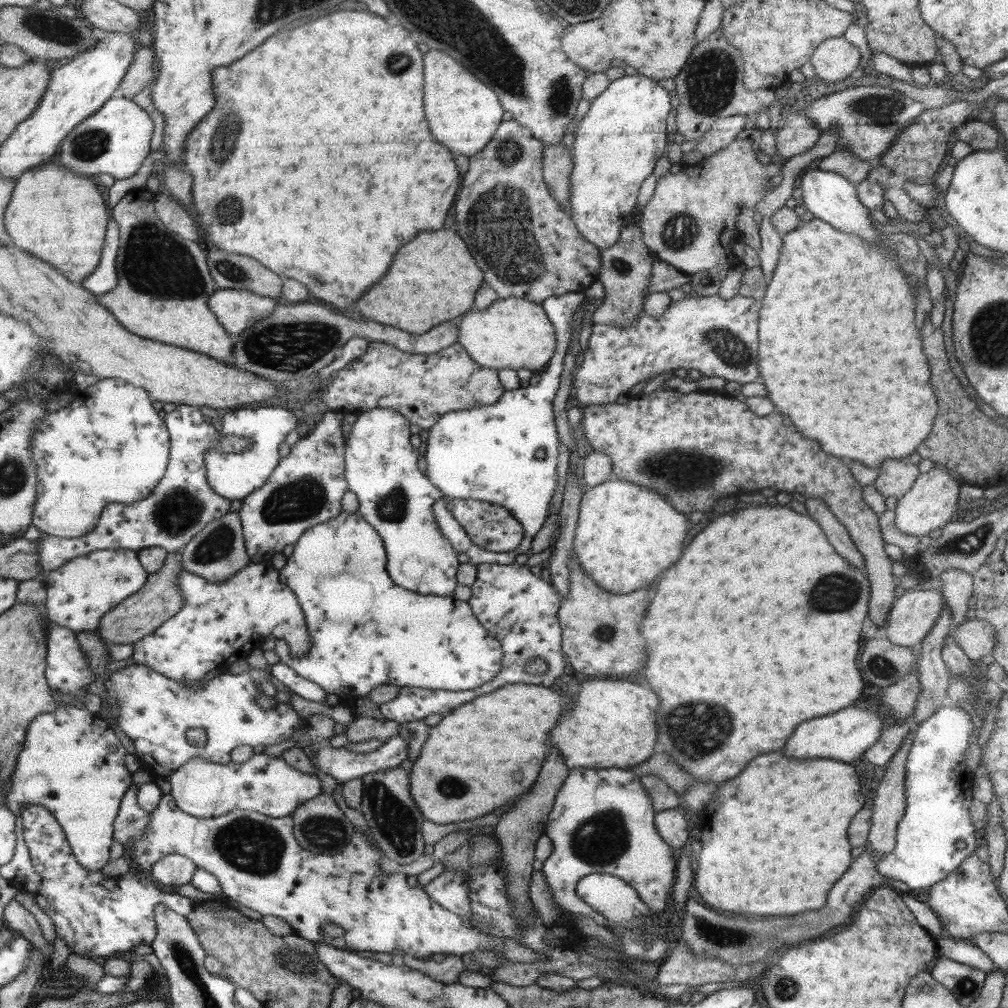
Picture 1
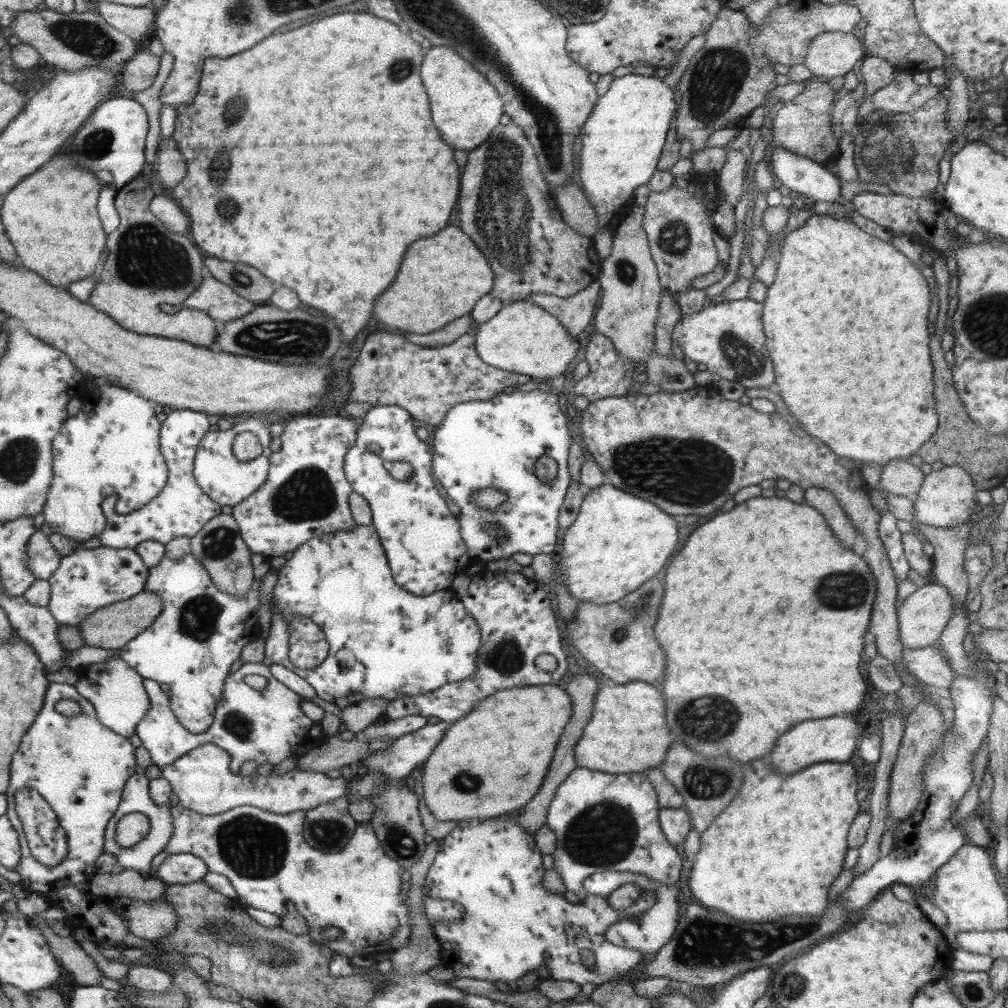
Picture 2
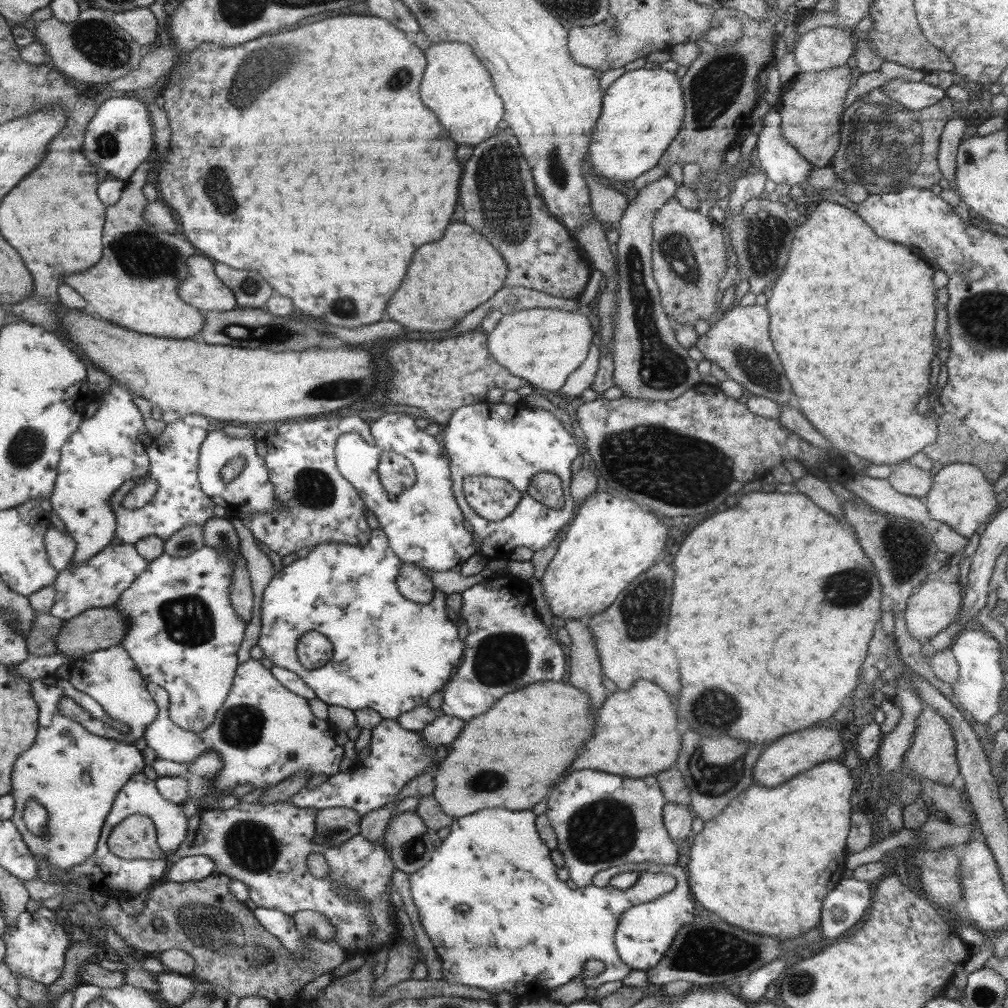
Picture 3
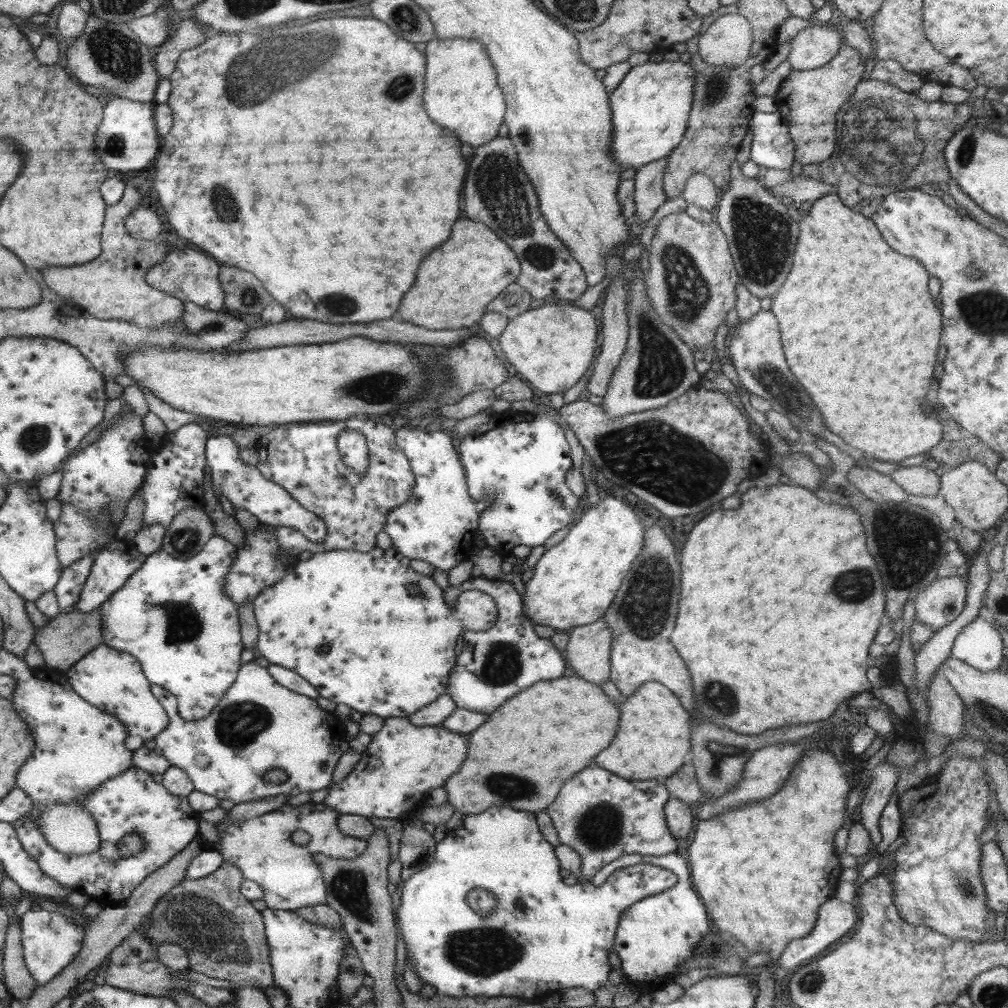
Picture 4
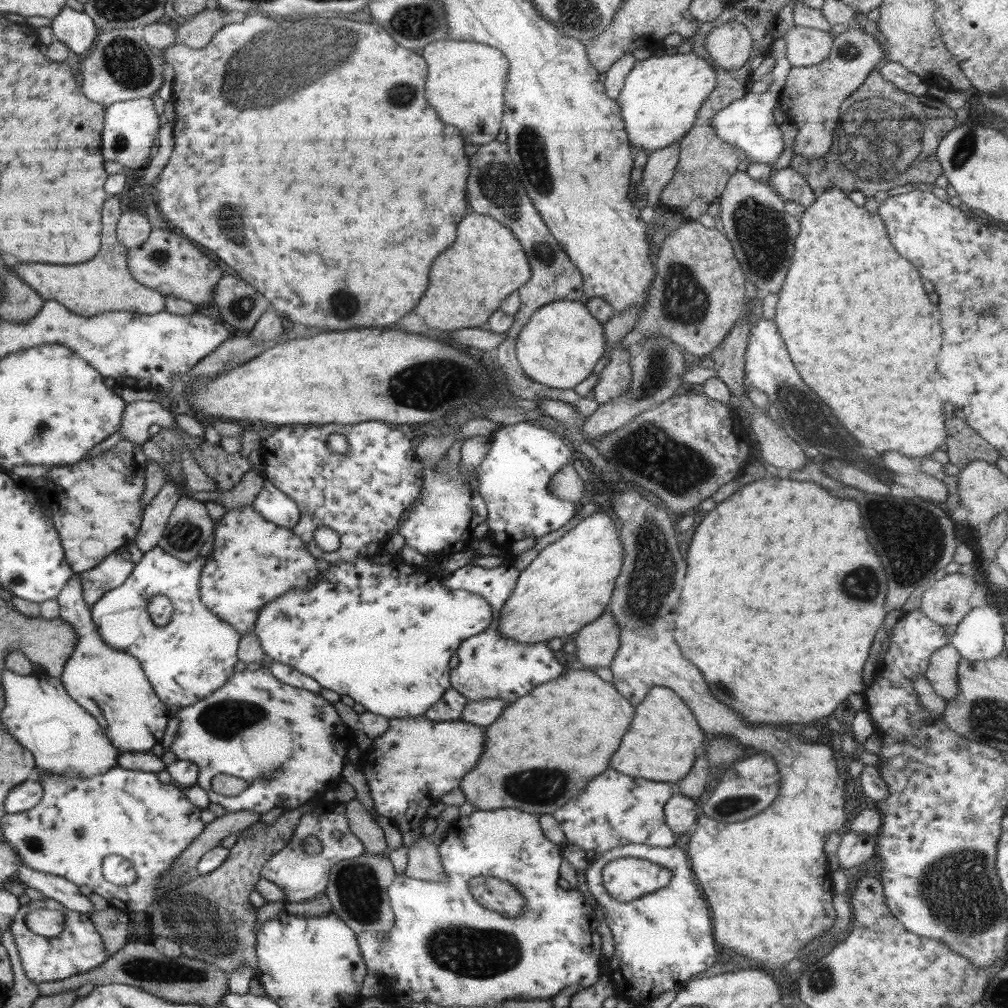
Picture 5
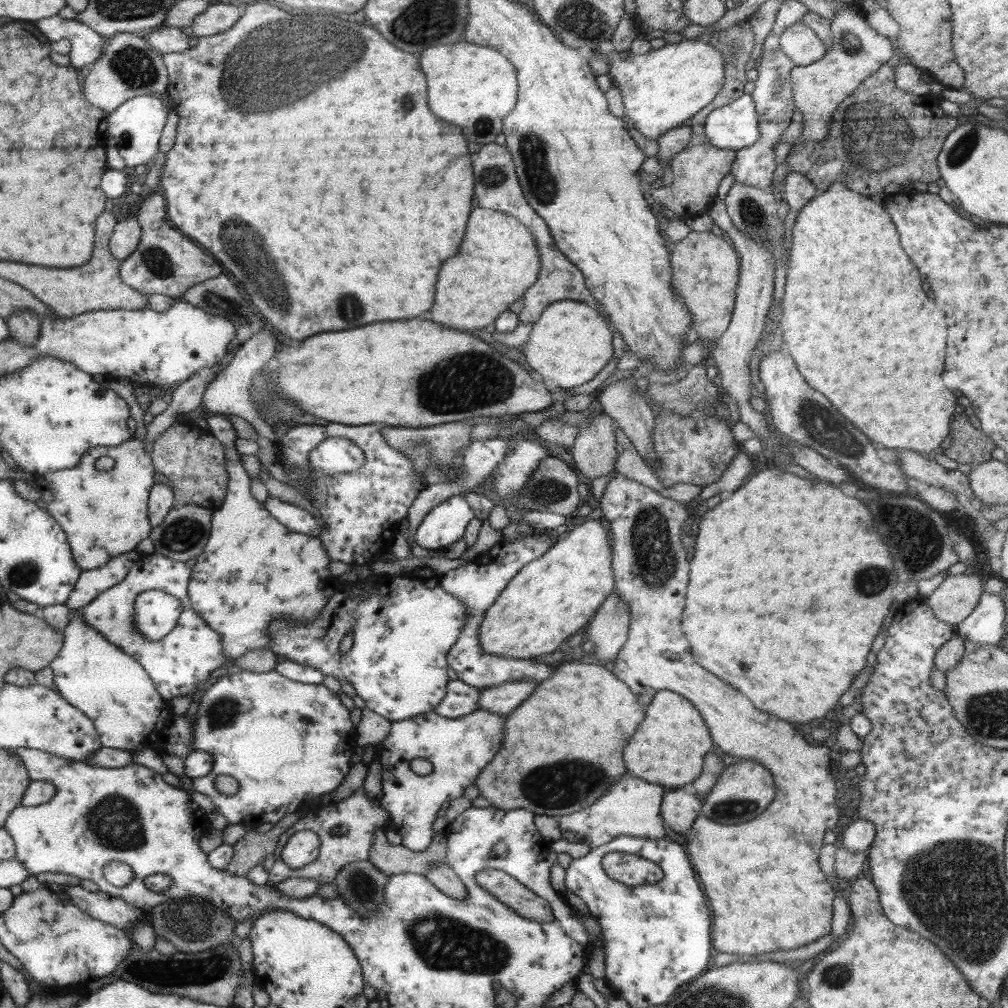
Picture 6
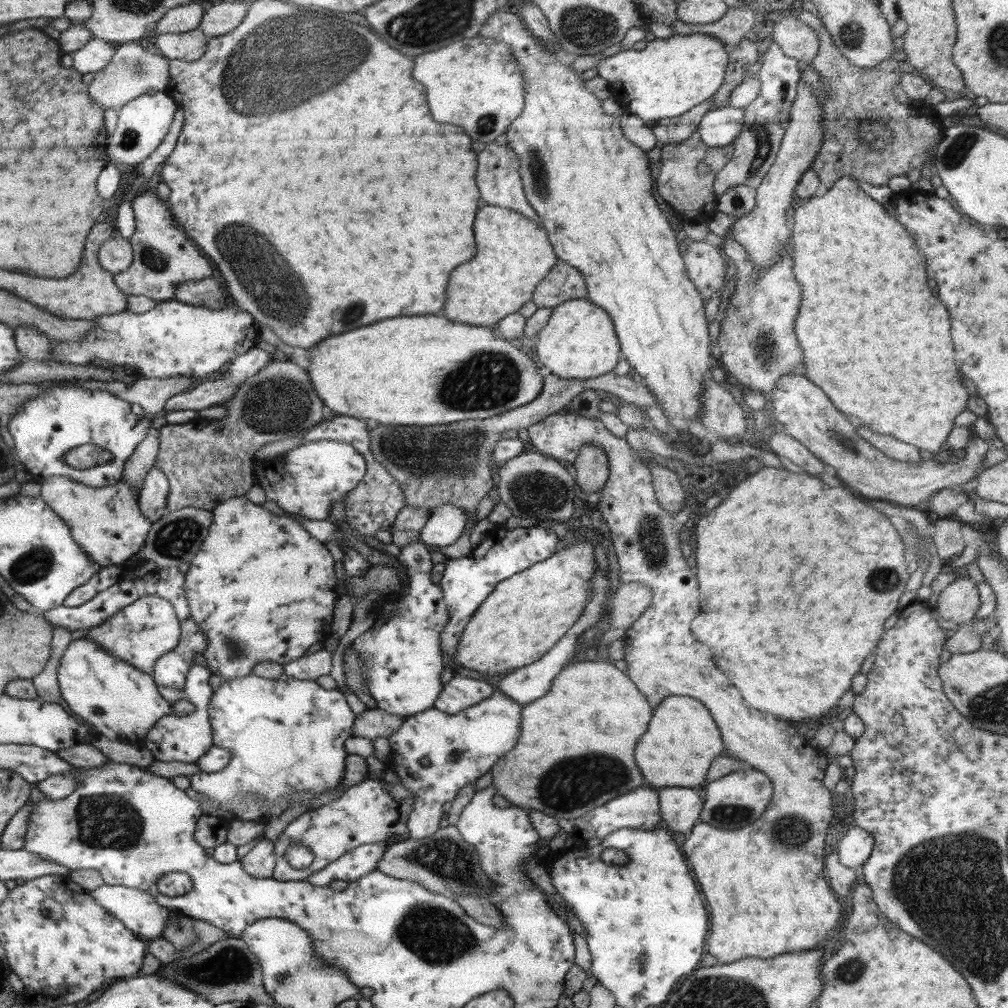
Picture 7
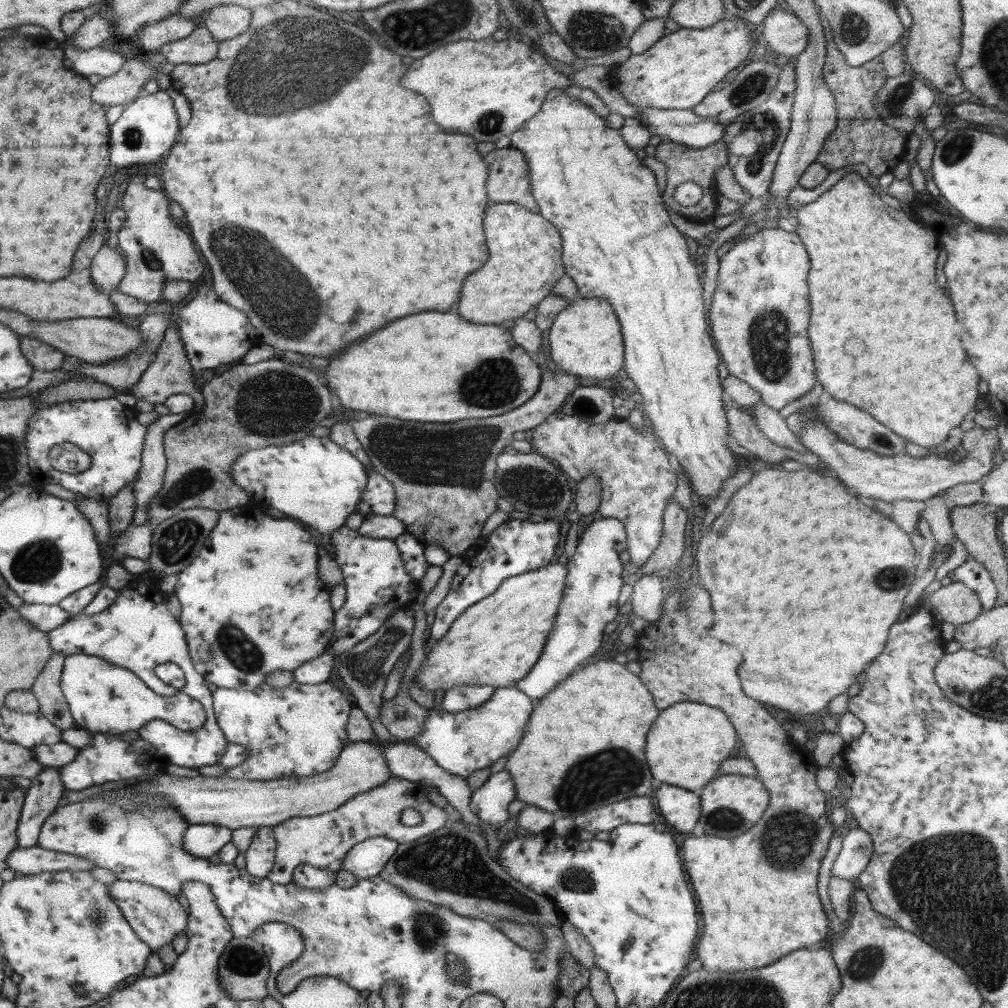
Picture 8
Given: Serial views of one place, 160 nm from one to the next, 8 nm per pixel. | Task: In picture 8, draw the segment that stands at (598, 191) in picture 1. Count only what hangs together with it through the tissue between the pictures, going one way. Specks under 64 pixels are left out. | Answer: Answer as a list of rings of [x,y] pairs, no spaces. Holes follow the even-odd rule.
[[[725,17],[704,29],[678,27],[674,32],[662,36],[652,47],[642,54],[632,54],[626,62],[612,67],[610,77],[620,95],[639,110],[656,108],[656,110],[690,110],[699,104],[712,88],[727,73],[753,59],[755,43],[750,40],[750,29],[743,19]]]

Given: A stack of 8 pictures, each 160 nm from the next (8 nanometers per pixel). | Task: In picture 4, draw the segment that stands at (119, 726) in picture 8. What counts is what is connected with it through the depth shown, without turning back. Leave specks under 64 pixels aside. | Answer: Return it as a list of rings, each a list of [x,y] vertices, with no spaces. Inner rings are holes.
[[[92,553],[70,566],[63,567],[60,580],[53,591],[62,613],[75,610],[75,602],[78,602],[86,578],[90,575],[95,556],[96,553]],[[102,643],[63,674],[78,696],[98,710],[115,715],[125,726],[125,746],[128,750],[144,747],[148,740],[154,739],[169,723],[167,712],[151,691],[151,682],[145,677],[140,662],[130,654]]]

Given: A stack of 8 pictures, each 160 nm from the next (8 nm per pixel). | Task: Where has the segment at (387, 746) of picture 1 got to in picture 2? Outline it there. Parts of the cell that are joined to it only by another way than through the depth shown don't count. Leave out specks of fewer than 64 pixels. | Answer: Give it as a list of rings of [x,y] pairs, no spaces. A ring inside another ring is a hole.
[[[439,721],[435,724],[427,723],[413,733],[403,734],[385,750],[373,752],[364,758],[364,768],[380,771],[392,781],[400,782],[410,776],[418,764],[428,760],[436,744],[444,738],[446,728],[448,724]]]

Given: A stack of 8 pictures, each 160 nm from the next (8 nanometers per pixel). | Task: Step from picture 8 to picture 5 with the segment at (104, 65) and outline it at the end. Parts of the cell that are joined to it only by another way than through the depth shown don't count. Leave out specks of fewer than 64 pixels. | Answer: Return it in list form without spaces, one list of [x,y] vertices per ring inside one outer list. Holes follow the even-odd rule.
[[[67,5],[52,19],[51,28],[59,42],[82,57],[88,55],[98,32],[90,16]]]

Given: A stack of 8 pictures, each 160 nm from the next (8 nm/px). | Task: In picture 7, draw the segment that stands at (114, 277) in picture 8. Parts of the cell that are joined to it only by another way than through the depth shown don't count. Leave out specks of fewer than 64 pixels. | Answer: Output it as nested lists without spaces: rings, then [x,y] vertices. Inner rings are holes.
[[[119,232],[103,242],[99,250],[100,266],[113,275],[126,270],[132,264],[133,248],[131,242],[122,237]]]

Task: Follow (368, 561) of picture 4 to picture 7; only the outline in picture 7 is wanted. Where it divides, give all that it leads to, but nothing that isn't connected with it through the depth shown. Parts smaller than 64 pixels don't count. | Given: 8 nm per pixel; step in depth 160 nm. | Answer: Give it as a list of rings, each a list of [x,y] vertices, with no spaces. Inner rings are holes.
[[[424,546],[406,550],[403,557],[408,564],[410,577],[408,595],[401,595],[397,608],[388,622],[378,628],[369,628],[355,638],[353,647],[363,660],[363,675],[368,692],[376,700],[378,709],[390,714],[409,717],[434,706],[442,692],[440,674],[448,664],[440,644],[440,633],[449,616],[443,590],[430,579],[434,560],[433,553]]]

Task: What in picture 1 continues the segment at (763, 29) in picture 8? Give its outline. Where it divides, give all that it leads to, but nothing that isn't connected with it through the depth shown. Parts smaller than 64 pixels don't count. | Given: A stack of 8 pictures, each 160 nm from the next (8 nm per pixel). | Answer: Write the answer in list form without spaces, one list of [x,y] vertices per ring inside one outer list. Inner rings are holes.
[[[840,36],[824,39],[809,62],[816,71],[816,79],[830,83],[848,78],[857,70],[861,58],[858,48]]]

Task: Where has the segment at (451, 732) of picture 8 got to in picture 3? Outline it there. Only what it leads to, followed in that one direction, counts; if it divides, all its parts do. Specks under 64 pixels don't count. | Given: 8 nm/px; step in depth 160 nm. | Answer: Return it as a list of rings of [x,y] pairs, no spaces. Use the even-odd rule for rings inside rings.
[[[383,719],[372,729],[370,754],[358,762],[356,768],[350,773],[338,771],[312,790],[305,785],[288,801],[299,807],[316,810],[343,806],[355,810],[362,817],[371,810],[378,810],[394,802],[412,779],[422,776],[427,770],[434,773],[442,761],[440,759],[438,763],[433,763],[437,760],[436,751],[437,747],[425,745],[420,731],[406,730],[396,719]]]

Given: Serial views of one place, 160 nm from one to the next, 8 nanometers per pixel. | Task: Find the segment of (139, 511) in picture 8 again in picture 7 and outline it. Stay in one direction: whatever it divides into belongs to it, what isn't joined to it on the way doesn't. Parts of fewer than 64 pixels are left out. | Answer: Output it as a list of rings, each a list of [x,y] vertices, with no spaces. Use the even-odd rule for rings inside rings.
[[[154,465],[146,474],[139,492],[139,509],[146,519],[154,523],[167,514],[166,501],[169,493],[169,480]]]

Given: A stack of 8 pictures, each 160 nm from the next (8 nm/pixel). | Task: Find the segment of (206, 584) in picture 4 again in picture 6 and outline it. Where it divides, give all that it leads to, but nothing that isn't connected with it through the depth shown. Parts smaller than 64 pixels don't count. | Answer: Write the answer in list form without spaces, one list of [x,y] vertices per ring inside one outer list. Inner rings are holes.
[[[155,553],[142,555],[141,560],[130,568],[123,582],[108,588],[94,597],[92,602],[77,609],[86,624],[103,634],[108,642],[118,646],[147,670],[158,694],[167,702],[176,696],[194,695],[202,684],[206,684],[206,680],[218,676],[222,665],[230,662],[224,655],[220,635],[191,607],[188,595],[190,576],[191,568],[184,562],[177,562]],[[148,590],[166,592],[176,597],[183,606],[182,616],[177,620],[176,626],[162,640],[156,642],[150,642],[143,634],[139,634],[133,622],[136,597]]]

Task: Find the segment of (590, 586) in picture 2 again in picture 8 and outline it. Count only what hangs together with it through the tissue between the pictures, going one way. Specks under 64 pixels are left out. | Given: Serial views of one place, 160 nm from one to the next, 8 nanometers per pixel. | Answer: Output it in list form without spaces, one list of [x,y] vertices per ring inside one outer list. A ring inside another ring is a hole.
[[[560,560],[504,579],[500,587],[490,596],[464,610],[440,640],[426,647],[427,657],[417,674],[419,686],[432,693],[439,688],[443,688],[442,692],[445,692],[453,686],[462,684],[514,687],[530,672],[540,654],[543,654],[544,643],[553,627],[563,595],[566,576],[568,573],[565,561]]]

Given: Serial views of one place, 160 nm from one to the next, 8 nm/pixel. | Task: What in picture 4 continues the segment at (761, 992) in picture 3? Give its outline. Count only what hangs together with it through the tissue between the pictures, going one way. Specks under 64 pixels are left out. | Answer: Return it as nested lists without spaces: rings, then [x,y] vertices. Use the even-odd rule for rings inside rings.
[[[832,897],[818,911],[818,922],[812,932],[786,945],[784,952],[777,958],[778,966],[788,968],[791,973],[799,966],[808,964],[810,960],[818,958],[830,944],[850,932],[858,919],[852,902],[842,902]]]

